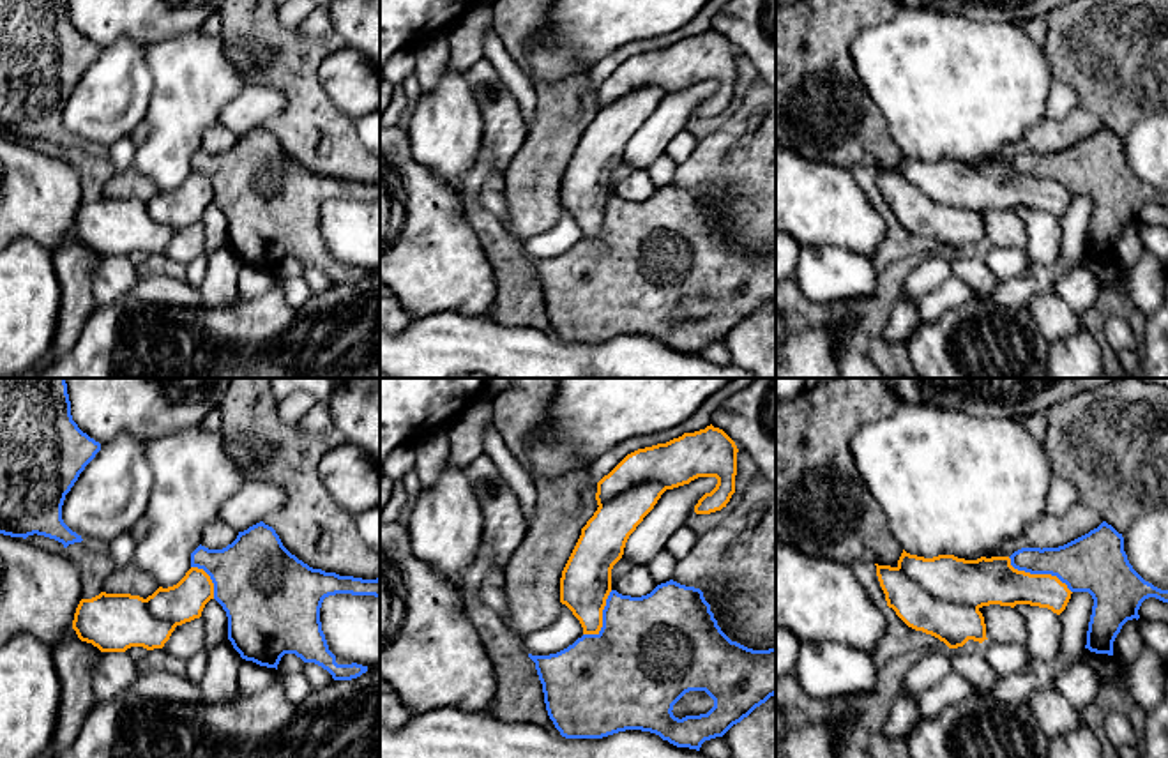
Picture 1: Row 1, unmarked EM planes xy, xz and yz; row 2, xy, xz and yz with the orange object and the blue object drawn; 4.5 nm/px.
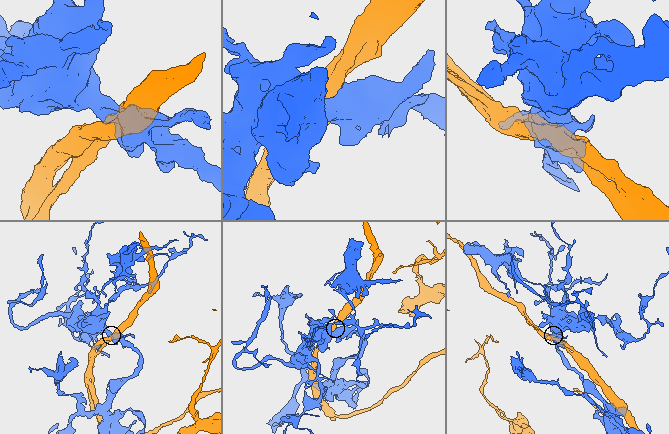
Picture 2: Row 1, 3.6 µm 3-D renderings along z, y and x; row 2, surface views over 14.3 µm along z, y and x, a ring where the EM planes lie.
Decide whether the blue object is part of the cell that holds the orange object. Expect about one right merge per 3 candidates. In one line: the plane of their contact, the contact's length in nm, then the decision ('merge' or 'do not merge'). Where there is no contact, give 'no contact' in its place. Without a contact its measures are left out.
meets orange in yz; contact 340 nm long; merge

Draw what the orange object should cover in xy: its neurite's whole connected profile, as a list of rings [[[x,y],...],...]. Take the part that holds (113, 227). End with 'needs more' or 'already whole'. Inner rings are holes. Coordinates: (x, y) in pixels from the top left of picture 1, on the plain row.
[[[260,125],[239,136],[223,154],[200,148],[191,157],[191,173],[186,180],[173,191],[159,191],[147,203],[106,196],[81,203],[72,233],[81,246],[101,256],[125,256],[131,251],[163,253],[177,230],[200,223],[205,208],[216,203],[228,221],[228,244],[242,263],[277,274],[284,258],[295,258],[304,267],[327,274],[334,284],[352,284],[366,277],[368,270],[338,269],[320,226],[323,203],[336,198],[380,201],[380,182],[362,184],[313,173],[283,150],[272,131]]]; needs more

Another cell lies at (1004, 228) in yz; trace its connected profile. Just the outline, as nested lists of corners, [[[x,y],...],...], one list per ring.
[[[990,208],[979,212],[986,228],[986,242],[997,247],[1027,251],[1025,223],[1011,210]]]

